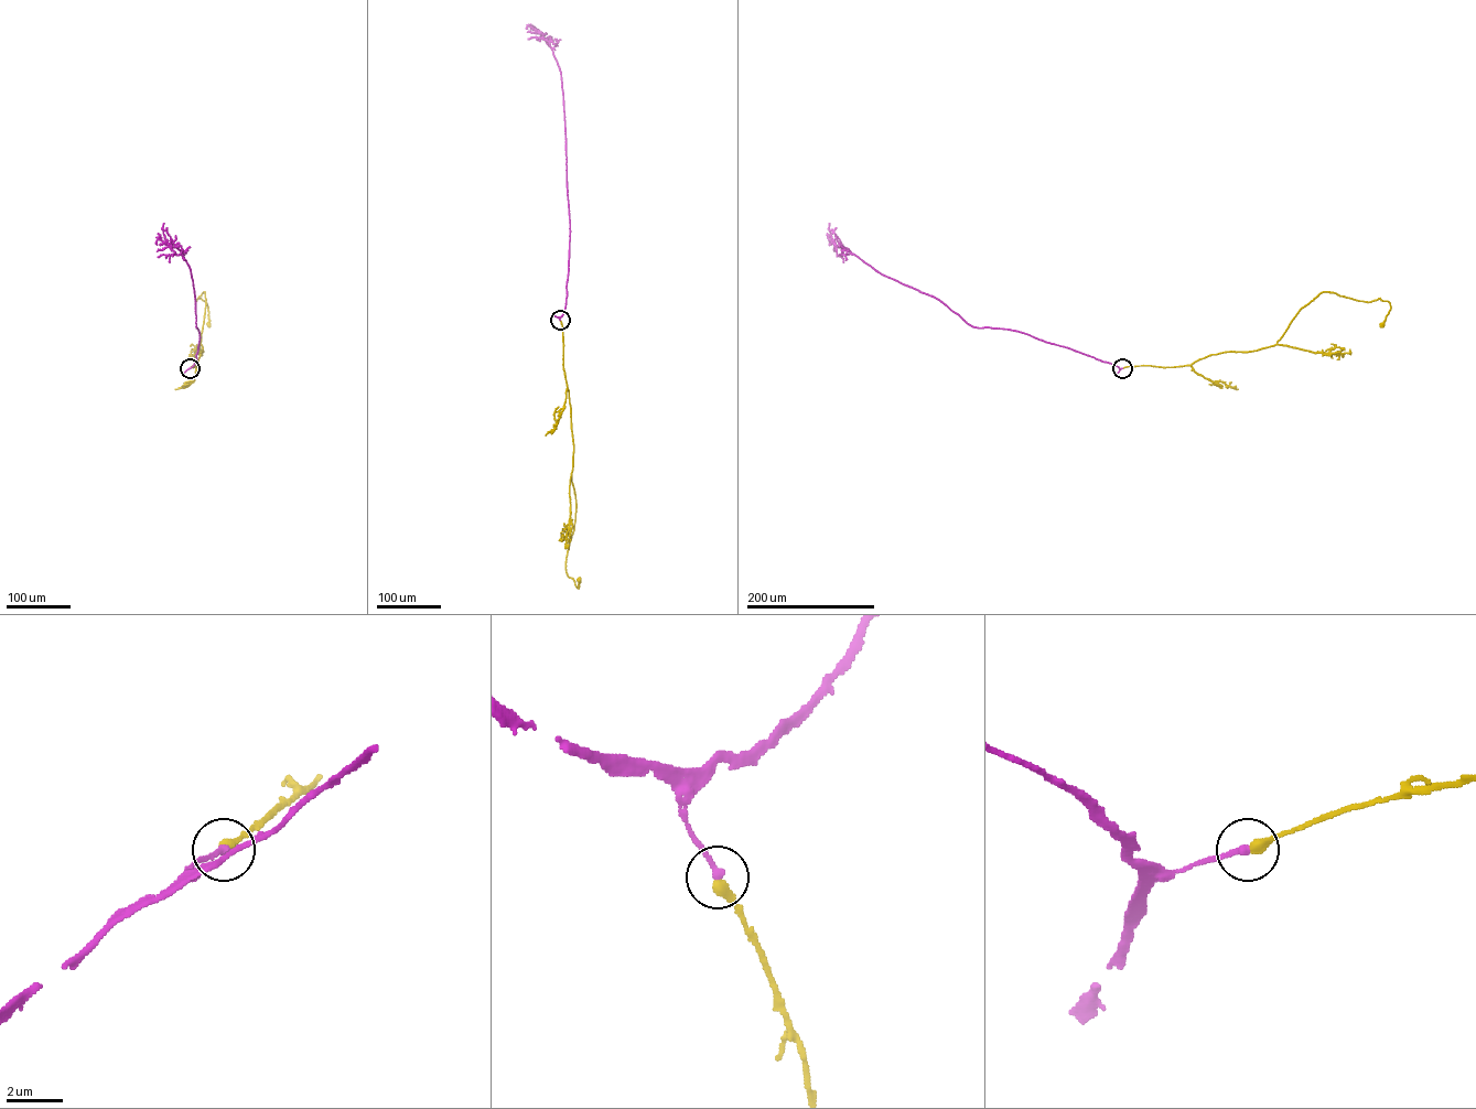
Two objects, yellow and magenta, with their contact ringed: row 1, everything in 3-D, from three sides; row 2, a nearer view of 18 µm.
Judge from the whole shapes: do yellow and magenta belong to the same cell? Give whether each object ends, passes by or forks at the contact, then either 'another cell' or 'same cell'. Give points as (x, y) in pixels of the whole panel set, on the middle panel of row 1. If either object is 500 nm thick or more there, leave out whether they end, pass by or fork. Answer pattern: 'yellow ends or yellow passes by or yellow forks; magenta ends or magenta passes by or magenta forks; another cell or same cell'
yellow ends; magenta ends; same cell

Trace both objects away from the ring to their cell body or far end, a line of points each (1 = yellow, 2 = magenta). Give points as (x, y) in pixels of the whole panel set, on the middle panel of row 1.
1: (560, 320), (570, 407), (571, 474), (577, 506), (566, 568), (578, 588), (579, 579)
2: (560, 320), (567, 297), (570, 234), (563, 97), (557, 60), (535, 27)

